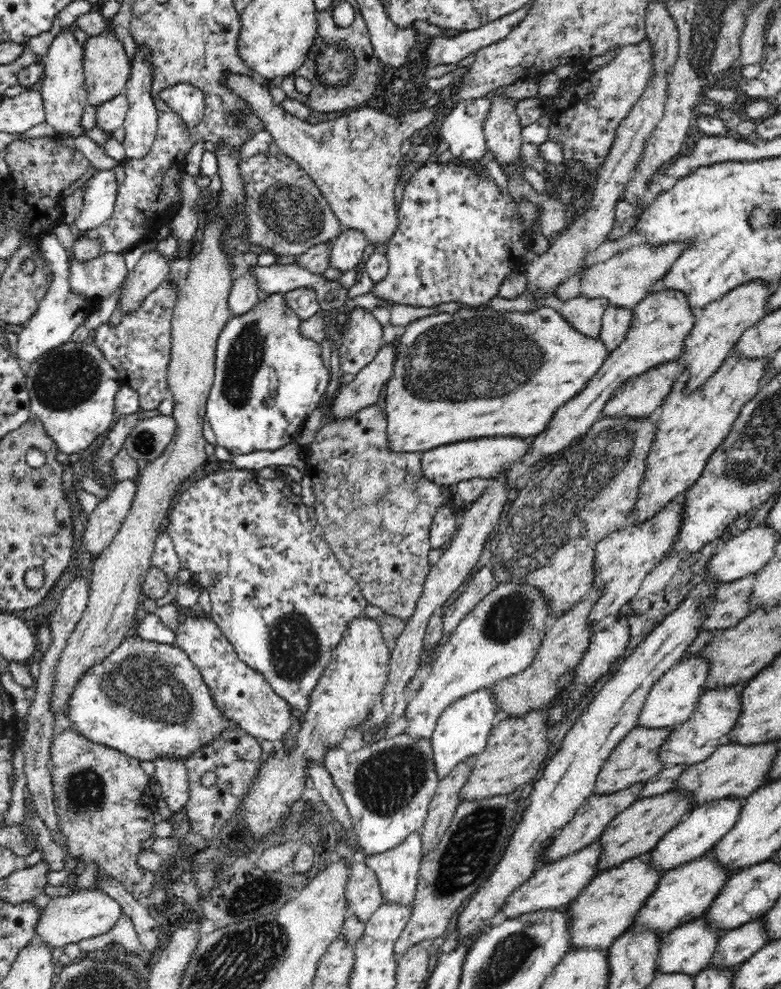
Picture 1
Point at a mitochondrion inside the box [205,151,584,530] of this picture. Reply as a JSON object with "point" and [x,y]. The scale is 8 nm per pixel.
{"point":[480,358]}

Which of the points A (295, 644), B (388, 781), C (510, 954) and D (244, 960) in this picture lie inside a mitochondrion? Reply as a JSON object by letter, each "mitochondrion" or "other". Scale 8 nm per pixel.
{"A":"mitochondrion","B":"mitochondrion","C":"mitochondrion","D":"mitochondrion"}

